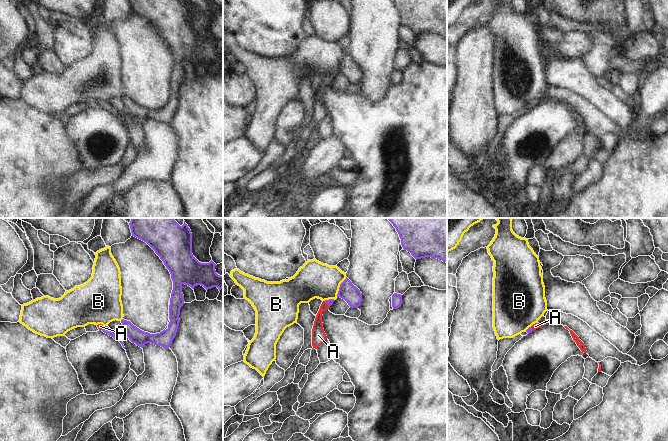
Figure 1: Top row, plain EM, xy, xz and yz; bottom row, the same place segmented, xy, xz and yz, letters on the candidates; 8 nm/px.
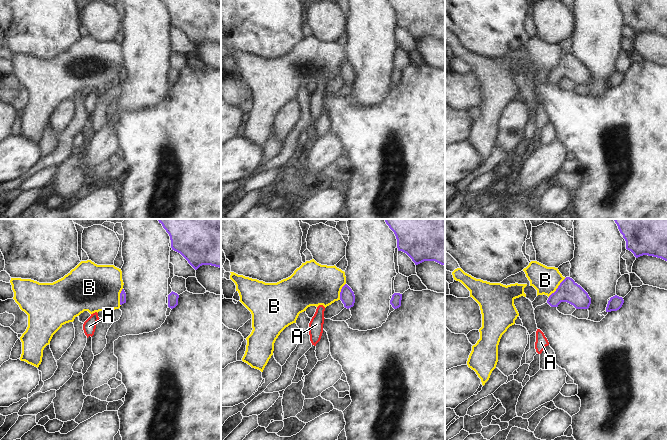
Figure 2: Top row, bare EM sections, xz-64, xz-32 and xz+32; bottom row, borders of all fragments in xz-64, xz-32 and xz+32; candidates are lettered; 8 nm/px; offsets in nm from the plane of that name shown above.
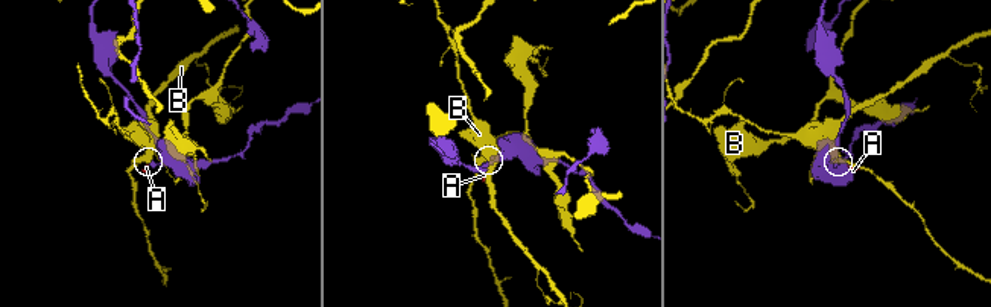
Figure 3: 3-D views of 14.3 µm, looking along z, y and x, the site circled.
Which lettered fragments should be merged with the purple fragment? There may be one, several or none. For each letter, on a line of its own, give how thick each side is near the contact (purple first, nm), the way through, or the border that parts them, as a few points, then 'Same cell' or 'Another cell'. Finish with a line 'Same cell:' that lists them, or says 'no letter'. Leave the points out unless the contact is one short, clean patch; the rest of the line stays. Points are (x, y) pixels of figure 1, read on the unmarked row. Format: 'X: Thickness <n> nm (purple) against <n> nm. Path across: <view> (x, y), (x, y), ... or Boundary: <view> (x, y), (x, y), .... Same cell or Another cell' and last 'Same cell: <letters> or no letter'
A: Thickness 50 nm (purple) against 100 nm. Path across: xz (330, 77), (327, 79), (319, 89), (318, 108). Same cell
B: Thickness 150 nm (purple) against 300 nm. Another cell
Same cell: A

